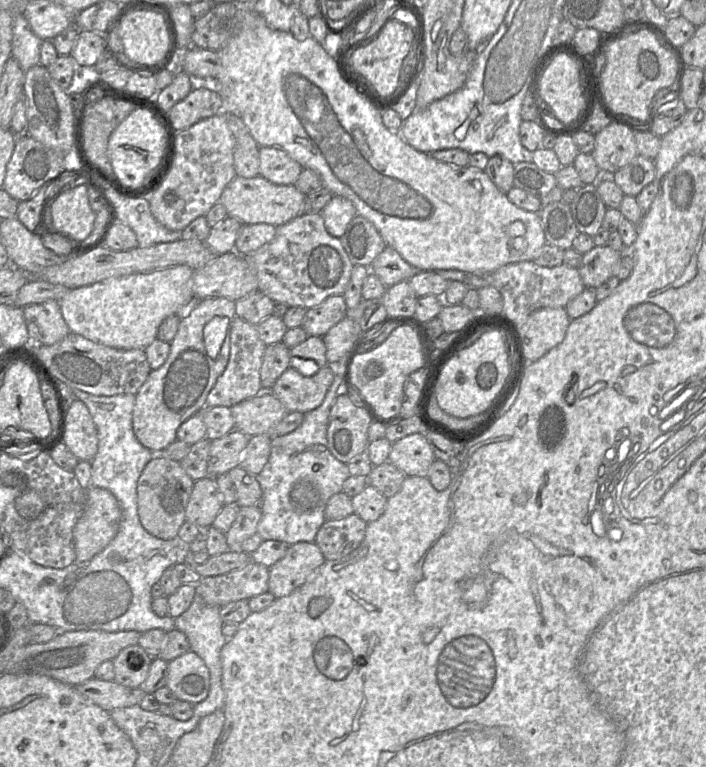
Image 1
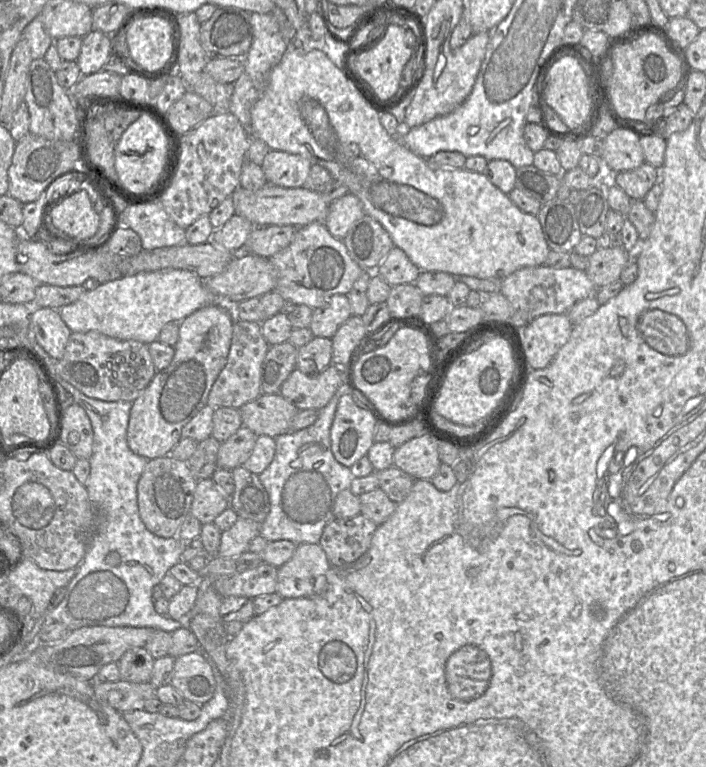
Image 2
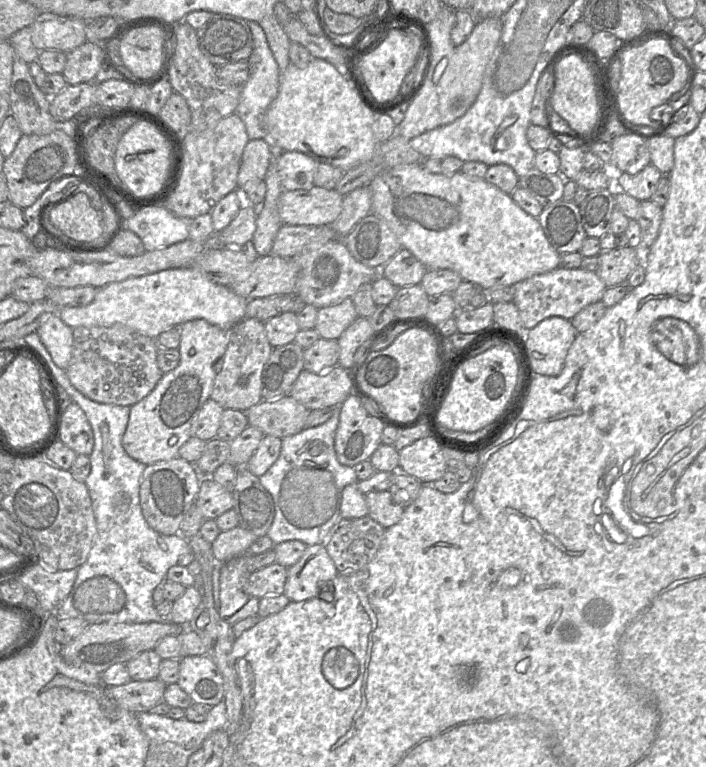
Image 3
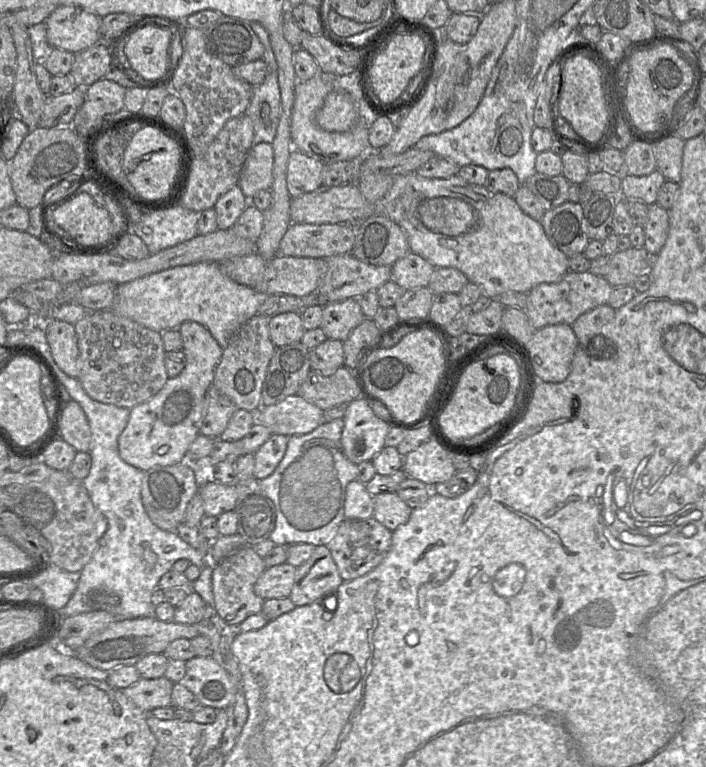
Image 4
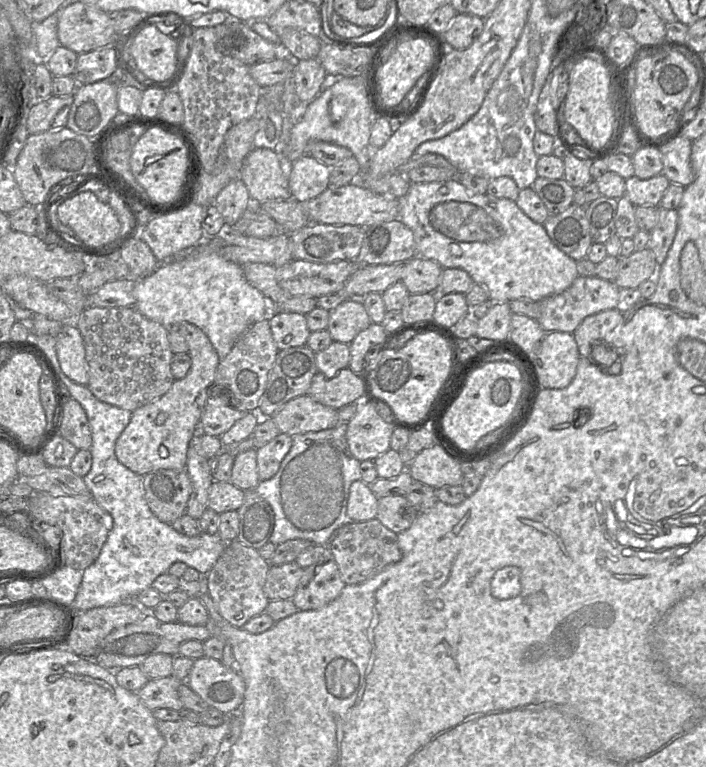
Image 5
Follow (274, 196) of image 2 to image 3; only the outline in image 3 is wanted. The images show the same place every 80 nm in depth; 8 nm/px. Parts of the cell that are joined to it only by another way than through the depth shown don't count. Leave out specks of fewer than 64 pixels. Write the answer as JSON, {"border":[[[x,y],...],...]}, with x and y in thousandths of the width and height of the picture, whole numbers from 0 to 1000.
{"border":[[[448,243],[402,248],[395,258],[397,284],[405,293],[469,293],[484,275],[487,256],[475,246]]]}

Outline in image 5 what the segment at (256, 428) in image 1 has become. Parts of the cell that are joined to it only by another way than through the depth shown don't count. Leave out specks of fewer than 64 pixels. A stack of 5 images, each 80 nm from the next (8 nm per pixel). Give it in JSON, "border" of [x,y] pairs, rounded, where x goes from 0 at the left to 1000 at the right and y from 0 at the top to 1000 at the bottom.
{"border":[[[436,514],[411,522],[381,545],[388,549],[397,565],[407,566],[412,570],[469,559],[476,557],[480,551],[489,551],[480,549],[479,535],[452,525]]]}

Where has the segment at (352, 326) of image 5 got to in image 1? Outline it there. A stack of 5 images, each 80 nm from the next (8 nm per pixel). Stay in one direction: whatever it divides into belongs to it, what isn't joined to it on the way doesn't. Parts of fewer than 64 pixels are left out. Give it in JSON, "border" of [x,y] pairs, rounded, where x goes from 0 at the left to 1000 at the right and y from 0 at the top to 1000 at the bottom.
{"border":[[[469,385],[453,396],[435,403],[426,426],[436,438],[458,439],[467,428],[492,412],[492,398],[486,385]]]}

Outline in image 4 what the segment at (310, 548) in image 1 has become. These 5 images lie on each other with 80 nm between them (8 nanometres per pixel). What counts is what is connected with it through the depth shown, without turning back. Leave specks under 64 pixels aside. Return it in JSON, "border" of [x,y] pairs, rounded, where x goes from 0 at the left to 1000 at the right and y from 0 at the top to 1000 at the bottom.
{"border":[[[446,712],[439,728],[419,741],[409,776],[418,790],[443,786],[465,771],[477,771],[486,759],[463,712]]]}

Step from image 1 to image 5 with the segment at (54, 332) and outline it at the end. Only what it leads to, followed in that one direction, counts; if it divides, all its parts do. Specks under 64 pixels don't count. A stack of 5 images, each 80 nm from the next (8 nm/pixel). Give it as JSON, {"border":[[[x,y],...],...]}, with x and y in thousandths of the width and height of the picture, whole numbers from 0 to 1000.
{"border":[[[93,421],[78,441],[86,482],[103,498],[123,503],[125,476],[113,432],[105,421]]]}

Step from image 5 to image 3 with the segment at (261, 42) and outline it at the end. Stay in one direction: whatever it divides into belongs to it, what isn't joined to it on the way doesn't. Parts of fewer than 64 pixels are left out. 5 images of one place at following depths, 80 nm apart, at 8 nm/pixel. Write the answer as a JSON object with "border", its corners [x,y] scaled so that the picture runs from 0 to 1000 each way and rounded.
{"border":[[[302,18],[289,34],[279,38],[279,51],[285,66],[305,86],[350,80],[360,63],[351,29],[351,26],[326,18]]]}

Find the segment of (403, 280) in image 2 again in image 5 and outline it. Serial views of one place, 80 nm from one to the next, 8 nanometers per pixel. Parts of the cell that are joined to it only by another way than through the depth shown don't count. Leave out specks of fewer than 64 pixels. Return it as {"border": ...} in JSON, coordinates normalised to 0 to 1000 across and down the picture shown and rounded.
{"border":[[[588,334],[572,342],[571,364],[581,383],[616,382],[627,349],[616,340]]]}

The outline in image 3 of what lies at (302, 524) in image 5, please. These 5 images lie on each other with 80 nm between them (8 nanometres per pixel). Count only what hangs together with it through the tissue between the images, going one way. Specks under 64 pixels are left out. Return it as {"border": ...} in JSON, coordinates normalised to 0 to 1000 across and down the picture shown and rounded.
{"border":[[[482,529],[460,551],[399,571],[394,598],[367,622],[388,653],[390,673],[377,696],[388,709],[425,704],[435,712],[458,711],[470,687],[484,677],[484,640],[507,625],[501,609],[486,606],[477,597],[475,570],[480,548]]]}

